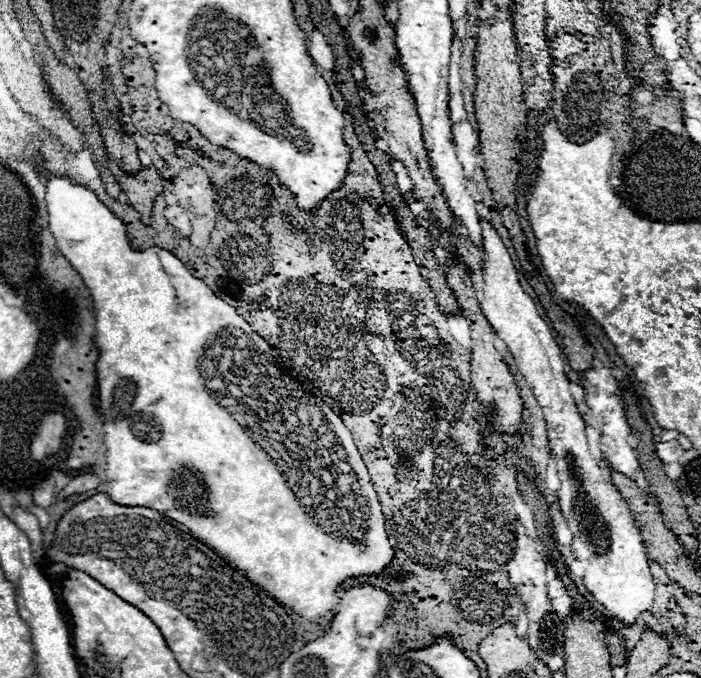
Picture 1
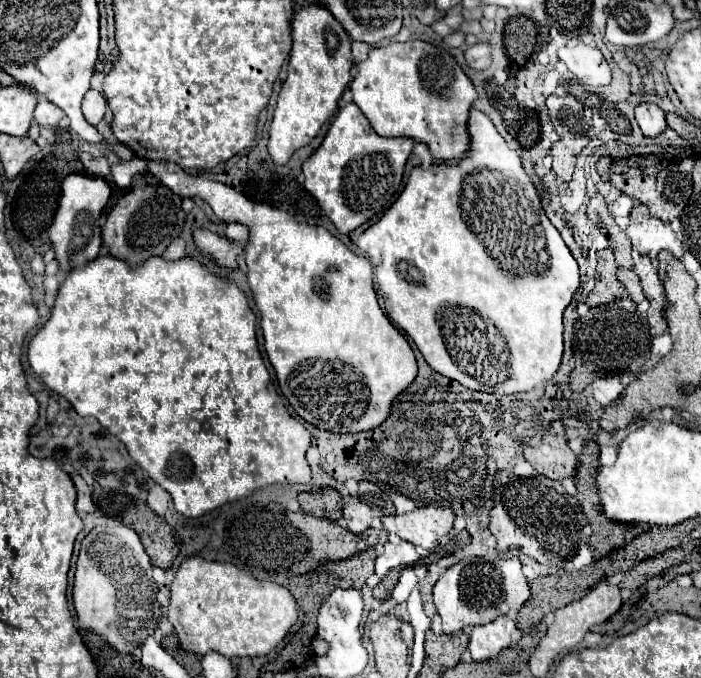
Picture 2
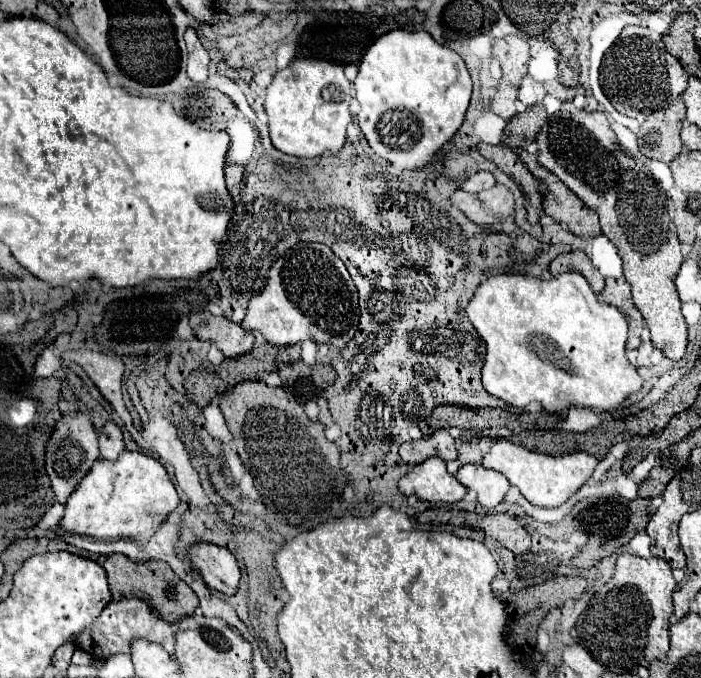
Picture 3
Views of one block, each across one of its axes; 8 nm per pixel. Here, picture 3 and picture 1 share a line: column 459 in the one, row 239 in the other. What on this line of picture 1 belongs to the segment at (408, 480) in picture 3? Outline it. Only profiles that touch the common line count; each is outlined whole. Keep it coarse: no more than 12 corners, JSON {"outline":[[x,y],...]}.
{"outline":[[480,220],[480,308],[544,410],[584,586],[624,624],[654,600],[564,354]]}

